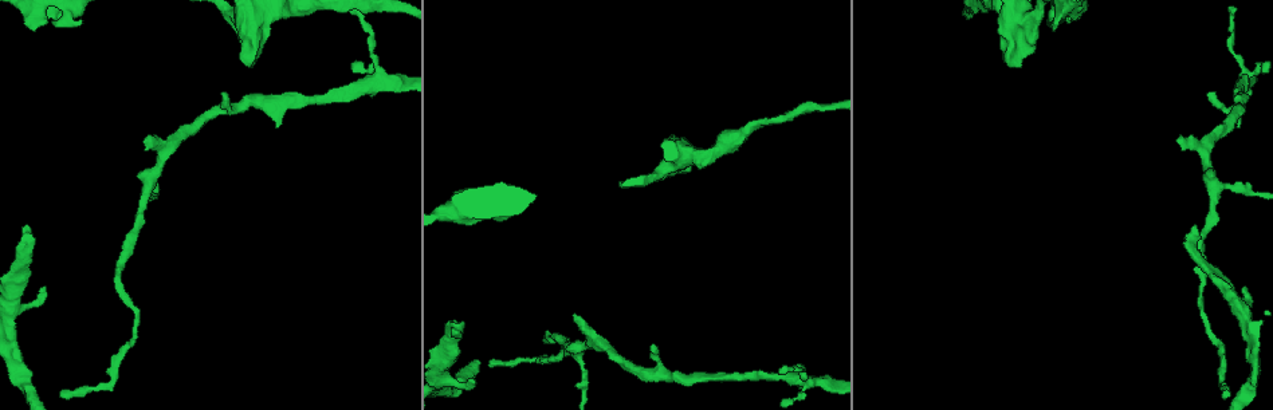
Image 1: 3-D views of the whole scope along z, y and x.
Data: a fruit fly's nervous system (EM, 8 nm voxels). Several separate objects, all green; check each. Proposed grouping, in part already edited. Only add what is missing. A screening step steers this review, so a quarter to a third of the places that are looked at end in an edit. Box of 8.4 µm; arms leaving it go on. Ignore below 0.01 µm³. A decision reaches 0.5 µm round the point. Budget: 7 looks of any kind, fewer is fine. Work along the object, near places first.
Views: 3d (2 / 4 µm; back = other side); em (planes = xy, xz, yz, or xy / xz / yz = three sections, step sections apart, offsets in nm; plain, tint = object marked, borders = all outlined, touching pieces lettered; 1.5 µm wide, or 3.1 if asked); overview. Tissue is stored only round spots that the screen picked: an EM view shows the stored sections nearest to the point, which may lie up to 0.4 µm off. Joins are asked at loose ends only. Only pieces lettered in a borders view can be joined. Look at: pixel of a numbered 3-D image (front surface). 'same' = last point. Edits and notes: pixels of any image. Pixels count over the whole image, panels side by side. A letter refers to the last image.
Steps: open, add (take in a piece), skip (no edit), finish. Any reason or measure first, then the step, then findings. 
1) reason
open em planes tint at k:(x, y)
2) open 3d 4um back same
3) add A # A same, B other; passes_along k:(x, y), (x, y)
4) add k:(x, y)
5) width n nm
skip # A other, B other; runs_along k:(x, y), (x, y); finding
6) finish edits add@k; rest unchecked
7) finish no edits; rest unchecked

branch stops here
open 3d 4um at 1:(1196, 224)

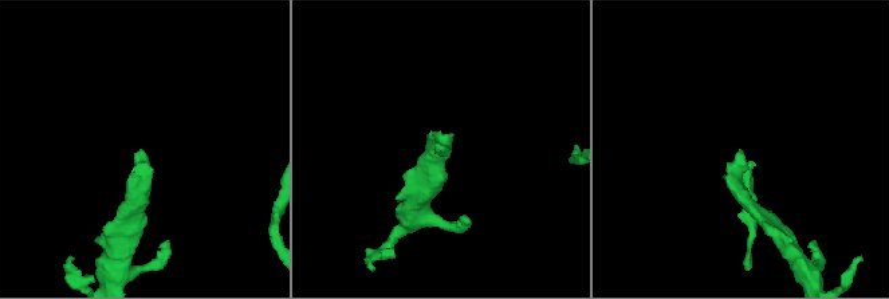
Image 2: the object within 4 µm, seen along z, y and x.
open em planes borders at 2:(440, 147)

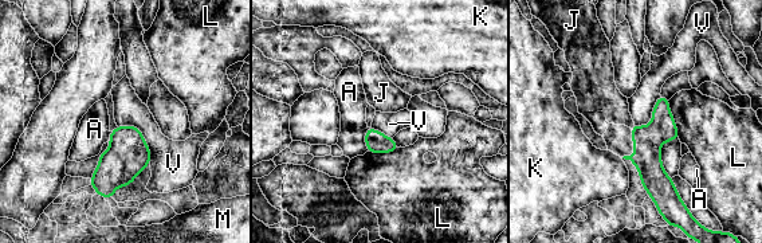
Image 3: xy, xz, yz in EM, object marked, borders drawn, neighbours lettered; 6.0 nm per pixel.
add J # A other, J same, K other, L other, M other, V other; the neuron continues

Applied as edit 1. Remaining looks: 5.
free end
open em planes borders at 1:(653, 348)

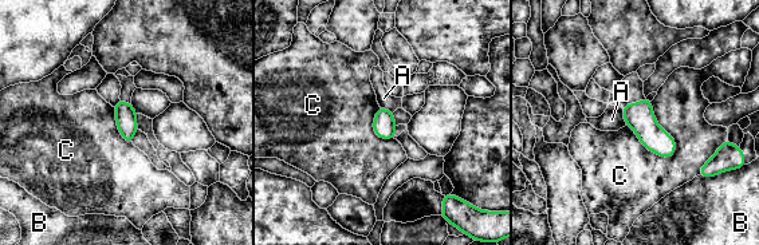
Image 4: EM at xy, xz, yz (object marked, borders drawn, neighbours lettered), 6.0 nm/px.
longest_contact C 380 nm
skip # A other, B other, C other; border 4:(651, 101), (671, 158); none of them fits

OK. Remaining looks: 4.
stops while still wide
open 3d 4um at 1:(1048, 20)

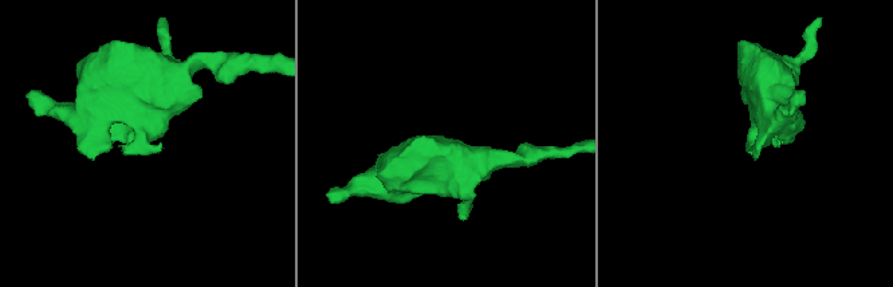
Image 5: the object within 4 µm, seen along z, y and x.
open em planes tint at 5:(158, 146)

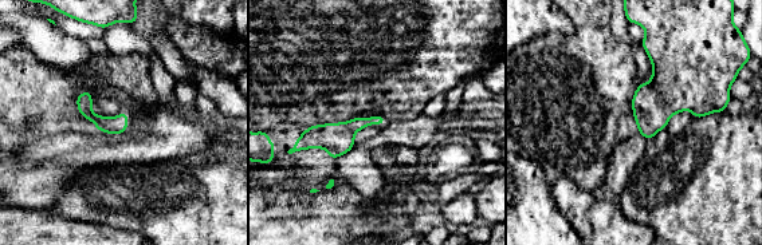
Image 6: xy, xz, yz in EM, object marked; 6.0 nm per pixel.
open em planes borders same

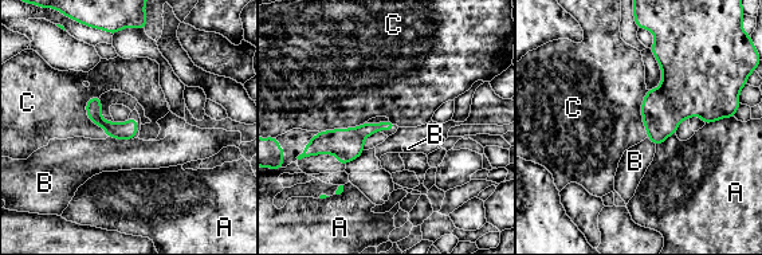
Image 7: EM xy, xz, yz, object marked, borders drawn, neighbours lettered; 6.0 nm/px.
skip # A other, B other, C other; no lettered piece goes on from it

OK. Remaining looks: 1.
finish edits add@3; rest unchecked

